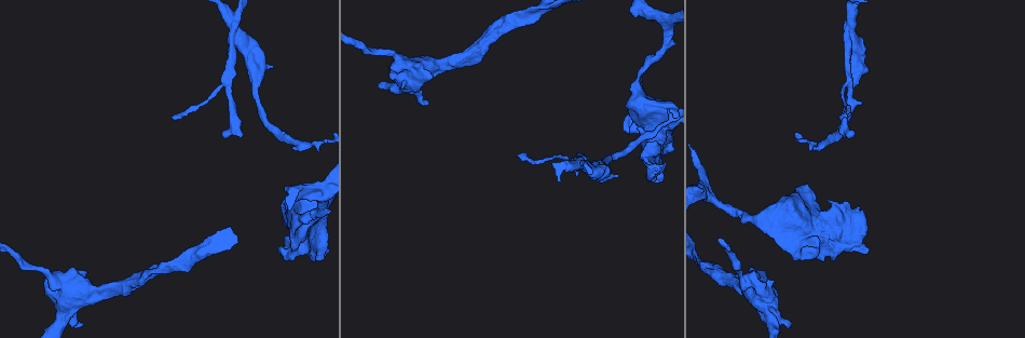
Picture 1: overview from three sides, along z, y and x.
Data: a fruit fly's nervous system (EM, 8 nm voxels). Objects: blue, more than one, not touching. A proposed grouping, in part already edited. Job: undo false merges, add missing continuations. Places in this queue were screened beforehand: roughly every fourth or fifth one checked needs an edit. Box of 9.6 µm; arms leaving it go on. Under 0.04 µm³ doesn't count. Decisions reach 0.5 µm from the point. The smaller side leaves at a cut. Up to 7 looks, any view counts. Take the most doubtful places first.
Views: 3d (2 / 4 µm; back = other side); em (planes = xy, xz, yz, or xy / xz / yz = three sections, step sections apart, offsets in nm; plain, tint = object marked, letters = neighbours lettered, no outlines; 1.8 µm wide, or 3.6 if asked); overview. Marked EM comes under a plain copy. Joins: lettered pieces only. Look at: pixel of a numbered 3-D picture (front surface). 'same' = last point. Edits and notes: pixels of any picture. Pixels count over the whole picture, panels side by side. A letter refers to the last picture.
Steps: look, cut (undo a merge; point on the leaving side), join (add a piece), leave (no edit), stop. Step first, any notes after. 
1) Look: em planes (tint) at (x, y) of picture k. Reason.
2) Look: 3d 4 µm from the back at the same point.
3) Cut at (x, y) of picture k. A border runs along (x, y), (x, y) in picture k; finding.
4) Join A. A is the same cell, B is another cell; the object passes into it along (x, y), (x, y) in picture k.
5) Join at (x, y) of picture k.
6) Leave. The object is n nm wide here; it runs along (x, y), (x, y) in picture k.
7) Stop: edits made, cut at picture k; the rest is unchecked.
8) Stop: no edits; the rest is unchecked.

Look: em planes (tint) at (852, 41) of picture 1. A fork.

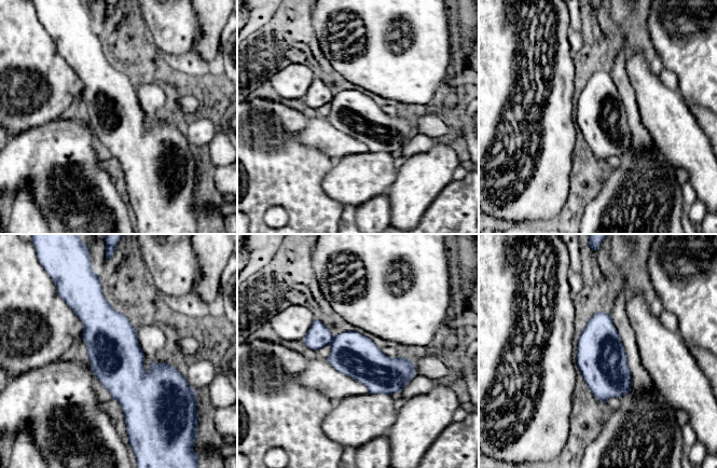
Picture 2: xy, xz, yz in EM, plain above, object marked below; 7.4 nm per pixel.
Look: em planes (letters) at the same point. See the neighbours.

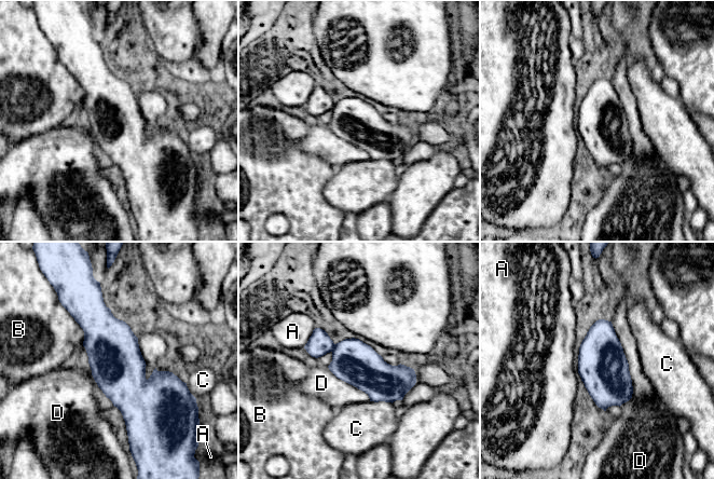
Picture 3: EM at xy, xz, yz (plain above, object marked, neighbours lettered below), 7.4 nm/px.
Cut at (319, 343) of picture 3. The object is 320 nm wide here; A, B, C and D are other cells; a border runs along (334, 344), (331, 351) in picture 3; two neurons meet here.

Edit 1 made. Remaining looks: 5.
Look: overview.

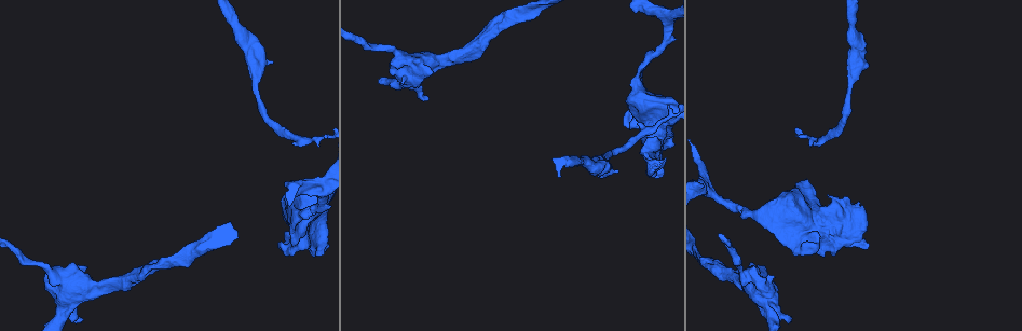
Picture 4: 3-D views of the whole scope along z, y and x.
Look: em planes (tint) at (414, 72) of picture 4. A fork.

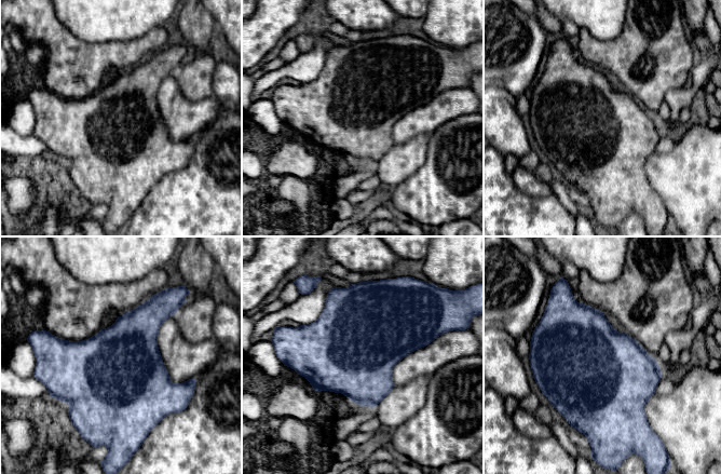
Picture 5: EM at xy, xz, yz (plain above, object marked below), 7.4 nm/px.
Look: em planes (letters) at the same point. See the neighbours.

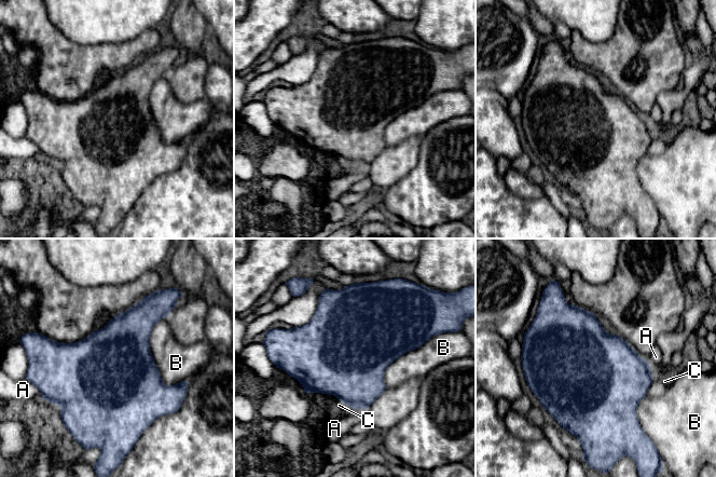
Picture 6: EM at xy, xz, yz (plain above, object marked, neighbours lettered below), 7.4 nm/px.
Leave. A, B and C are other cells; a border runs along (166, 316), (150, 352), (173, 385) in picture 6; one neuron here.

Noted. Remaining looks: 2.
Stop: edits made, cut at picture 3; the rest is unchecked.

